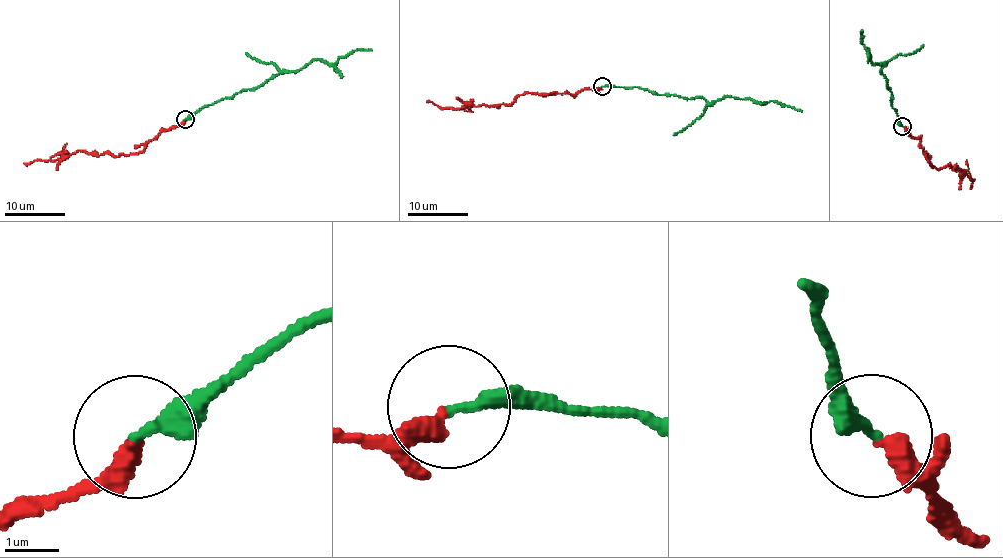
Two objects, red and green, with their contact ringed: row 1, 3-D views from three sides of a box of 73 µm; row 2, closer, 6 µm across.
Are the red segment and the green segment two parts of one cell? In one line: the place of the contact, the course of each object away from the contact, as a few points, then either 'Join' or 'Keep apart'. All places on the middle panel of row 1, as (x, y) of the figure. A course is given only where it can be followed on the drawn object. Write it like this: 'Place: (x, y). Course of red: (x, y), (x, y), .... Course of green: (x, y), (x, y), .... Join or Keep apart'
Place: (602, 86). Course of red: (602, 86), (572, 94), (517, 95), (510, 104), (453, 110), (442, 109), (427, 100). Course of green: (602, 86), (638, 87), (658, 94), (702, 97), (707, 102), (730, 97), (765, 103), (771, 100), (801, 112). Keep apart

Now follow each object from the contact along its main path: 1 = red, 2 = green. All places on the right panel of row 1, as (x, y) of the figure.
1: (902, 126), (919, 139), (929, 163), (938, 170), (948, 165), (954, 169), (958, 166), (974, 180), (971, 186)
2: (902, 126), (891, 106), (892, 93), (881, 72), (883, 66), (871, 61), (868, 50), (862, 44), (863, 31)

